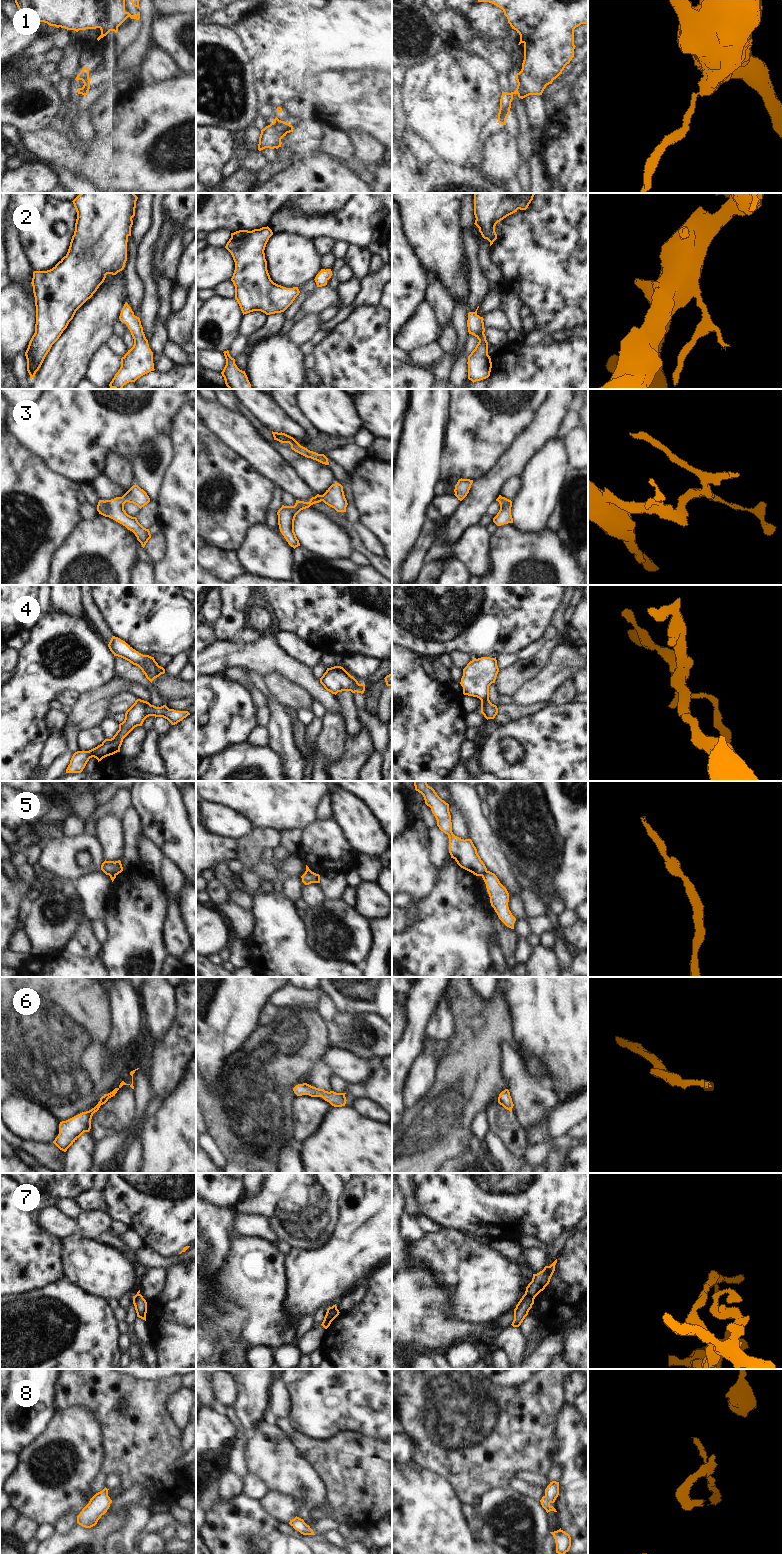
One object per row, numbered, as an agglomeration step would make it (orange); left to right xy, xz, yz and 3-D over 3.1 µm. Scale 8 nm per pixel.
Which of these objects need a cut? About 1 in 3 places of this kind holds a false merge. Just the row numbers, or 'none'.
1, 5, 7.

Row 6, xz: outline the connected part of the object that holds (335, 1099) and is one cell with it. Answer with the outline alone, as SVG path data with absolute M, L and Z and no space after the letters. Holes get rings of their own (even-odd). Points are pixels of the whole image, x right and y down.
M307 1083L298 1084L293 1088L294 1093L297 1096L309 1095L311 1097L322 1097L325 1101L329 1102L334 1107L342 1107L346 1104L346 1093L336 1093L334 1091L325 1091L313 1087Z

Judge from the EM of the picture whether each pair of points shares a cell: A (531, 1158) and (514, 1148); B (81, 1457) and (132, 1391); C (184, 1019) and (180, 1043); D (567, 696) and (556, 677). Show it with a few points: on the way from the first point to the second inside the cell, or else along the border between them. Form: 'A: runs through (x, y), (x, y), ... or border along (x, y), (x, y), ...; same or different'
A: border along (503, 1141), (505, 1146), (518, 1157), (526, 1150); different
B: border along (90, 1410), (101, 1428), (103, 1454); different
C: runs through (184, 1025), (184, 1037); same
D: border along (573, 680), (566, 681), (549, 700); different

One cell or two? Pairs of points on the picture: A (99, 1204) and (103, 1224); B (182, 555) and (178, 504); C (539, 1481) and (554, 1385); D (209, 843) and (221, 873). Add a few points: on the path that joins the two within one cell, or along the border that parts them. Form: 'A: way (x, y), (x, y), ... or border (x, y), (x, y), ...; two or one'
A: border (81, 1211), (102, 1210), (107, 1214); two
B: way (182, 542), (182, 517); one
C: border (516, 1474), (521, 1471), (531, 1471), (545, 1475); two
D: border (224, 866), (218, 863), (212, 869); two

